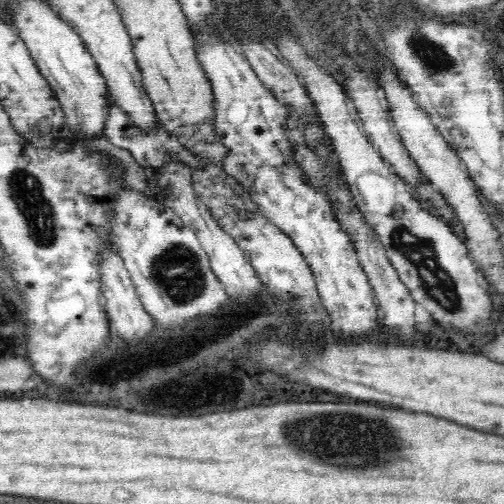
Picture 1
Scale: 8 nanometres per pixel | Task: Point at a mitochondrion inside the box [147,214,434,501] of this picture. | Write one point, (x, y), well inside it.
(350, 442)

